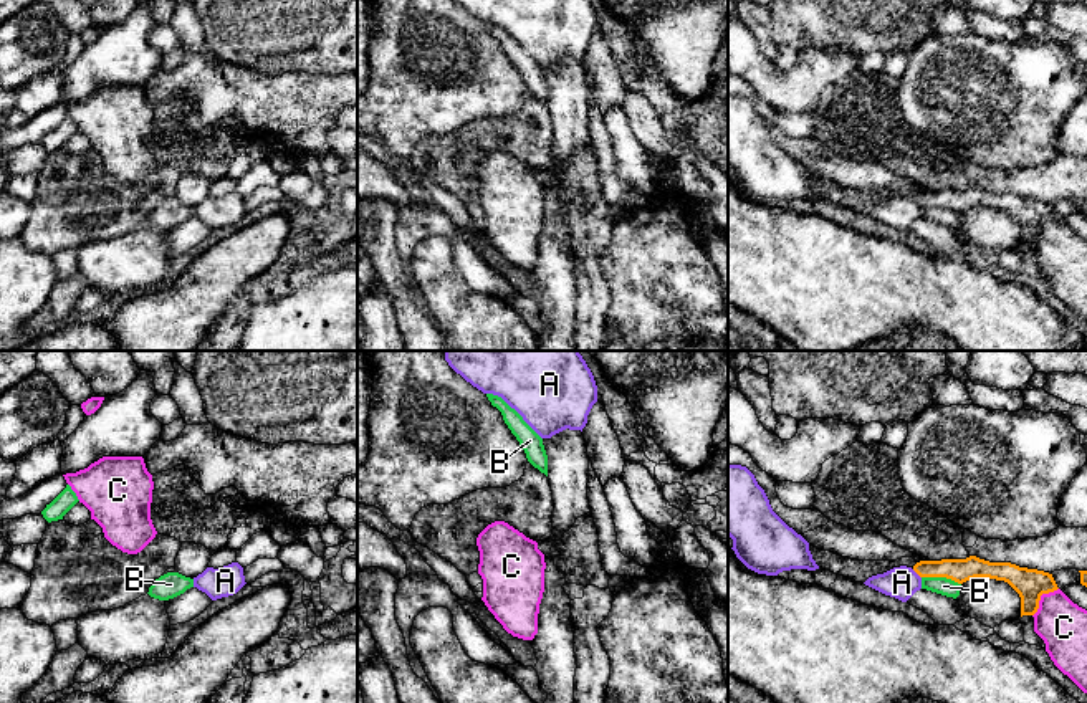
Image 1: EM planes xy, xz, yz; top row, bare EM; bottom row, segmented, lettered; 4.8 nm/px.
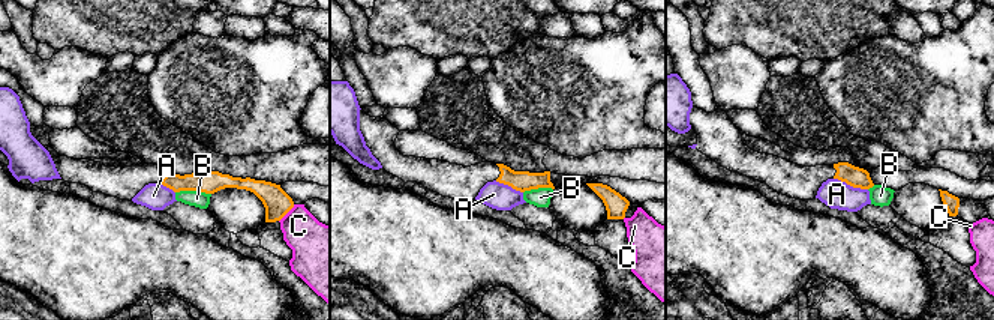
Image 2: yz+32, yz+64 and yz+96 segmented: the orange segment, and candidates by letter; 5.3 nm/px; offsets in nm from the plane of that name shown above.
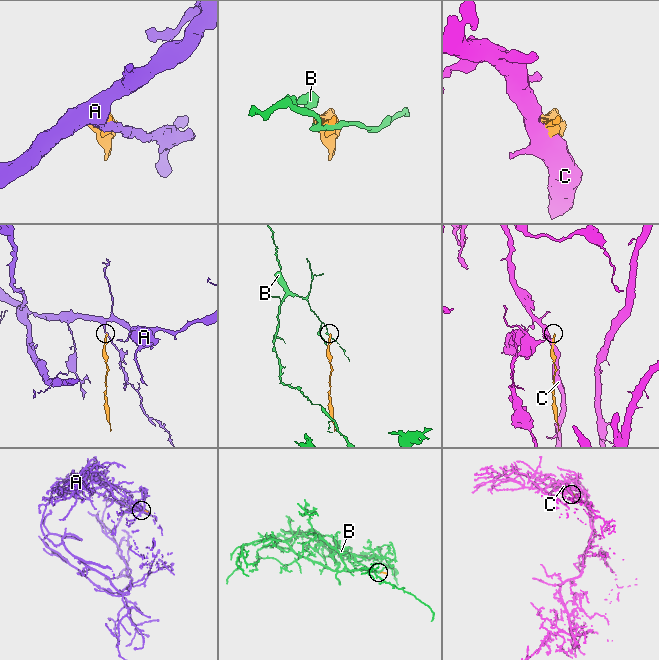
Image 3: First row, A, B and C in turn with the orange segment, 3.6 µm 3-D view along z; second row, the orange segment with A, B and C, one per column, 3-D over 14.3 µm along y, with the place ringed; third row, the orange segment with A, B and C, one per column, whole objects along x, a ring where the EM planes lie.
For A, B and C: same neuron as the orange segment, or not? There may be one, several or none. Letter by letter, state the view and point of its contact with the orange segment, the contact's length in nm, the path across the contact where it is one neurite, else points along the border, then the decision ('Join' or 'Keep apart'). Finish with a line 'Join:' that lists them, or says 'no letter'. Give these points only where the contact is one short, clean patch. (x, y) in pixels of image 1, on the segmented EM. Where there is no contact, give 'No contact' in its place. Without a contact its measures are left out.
A: Touches orange at yz (917, 573). Shared border 60 nm. Boundary: yz (912, 569), (920, 578). Keep apart
B: Touches orange at yz (942, 576). Shared border 200 nm. Boundary: yz (922, 576), (945, 576), (960, 584). Keep apart
C: Touches orange at yz (1039, 597). Shared border 190 nm. Boundary: yz (1058, 588), (1041, 596), (1039, 607), (1033, 616). Keep apart
Join: no letter

